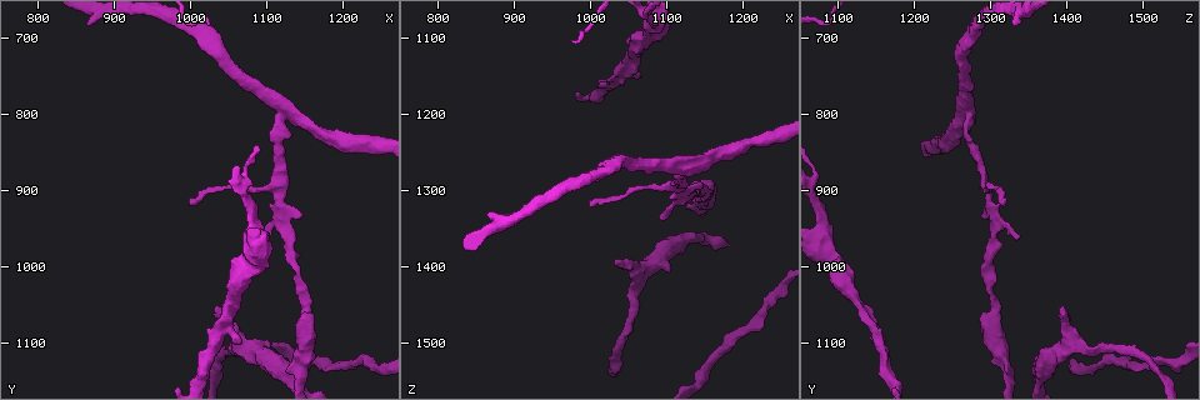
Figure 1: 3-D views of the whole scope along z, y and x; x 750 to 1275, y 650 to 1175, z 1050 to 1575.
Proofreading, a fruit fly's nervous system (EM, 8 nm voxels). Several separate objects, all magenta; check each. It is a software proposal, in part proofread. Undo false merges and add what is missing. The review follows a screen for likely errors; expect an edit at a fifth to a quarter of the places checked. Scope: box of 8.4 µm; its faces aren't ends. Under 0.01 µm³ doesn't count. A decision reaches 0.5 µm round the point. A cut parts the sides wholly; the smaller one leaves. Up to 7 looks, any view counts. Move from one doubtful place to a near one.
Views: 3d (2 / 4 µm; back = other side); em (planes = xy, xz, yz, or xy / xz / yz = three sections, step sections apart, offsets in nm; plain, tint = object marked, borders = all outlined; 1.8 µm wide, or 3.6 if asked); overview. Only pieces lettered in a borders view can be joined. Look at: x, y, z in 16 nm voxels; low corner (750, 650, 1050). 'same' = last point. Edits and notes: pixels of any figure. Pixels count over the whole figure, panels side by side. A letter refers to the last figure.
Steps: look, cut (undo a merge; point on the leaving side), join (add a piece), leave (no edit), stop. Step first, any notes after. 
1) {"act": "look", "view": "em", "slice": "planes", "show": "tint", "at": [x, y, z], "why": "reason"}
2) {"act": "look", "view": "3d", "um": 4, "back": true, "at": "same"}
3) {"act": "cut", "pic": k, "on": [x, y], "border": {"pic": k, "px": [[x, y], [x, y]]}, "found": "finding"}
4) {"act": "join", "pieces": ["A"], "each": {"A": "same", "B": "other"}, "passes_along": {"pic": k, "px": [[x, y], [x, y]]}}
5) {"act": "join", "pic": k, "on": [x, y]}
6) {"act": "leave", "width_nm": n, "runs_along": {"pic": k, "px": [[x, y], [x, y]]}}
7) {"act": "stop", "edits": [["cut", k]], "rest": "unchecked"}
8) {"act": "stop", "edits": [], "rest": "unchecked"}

{"act": "look", "view": "3d", "um": 2, "at": [1070, 1100, 1150]}

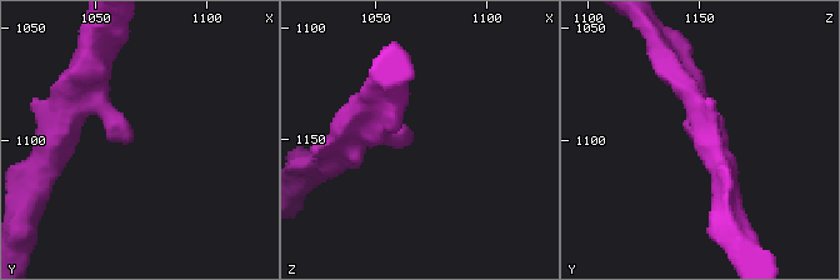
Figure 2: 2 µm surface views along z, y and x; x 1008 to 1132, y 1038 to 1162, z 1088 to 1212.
{"act": "look", "view": "em", "slice": "yz", "step": 4, "show": "borders", "at": [1067, 1099, 1150]}

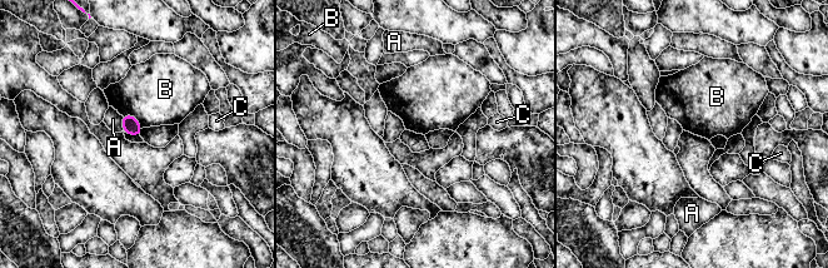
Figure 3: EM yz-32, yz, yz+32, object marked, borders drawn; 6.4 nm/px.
{"act": "leave", "width_nm": 110, "longest_contact_nm": ["B", 160], "each": {"A": "other", "B": "other", "C": "other"}, "found": "none of them fits"}

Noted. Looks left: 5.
{"act": "look", "view": "3d", "um": 2, "at": [1000, 915, 1320], "why": "free end"}

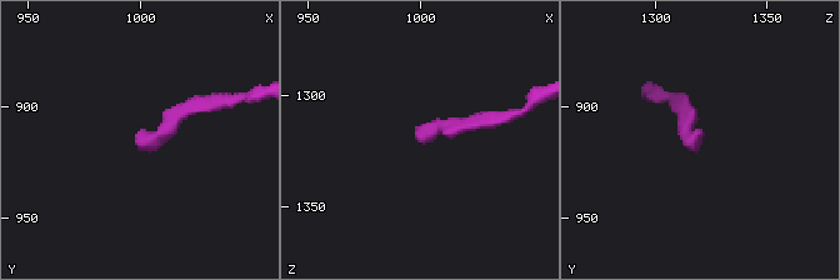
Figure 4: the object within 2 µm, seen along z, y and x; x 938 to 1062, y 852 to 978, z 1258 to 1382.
{"act": "look", "view": "em", "slice": "planes", "show": "borders", "at": [1000, 913, 1322], "why": "need the tissue"}

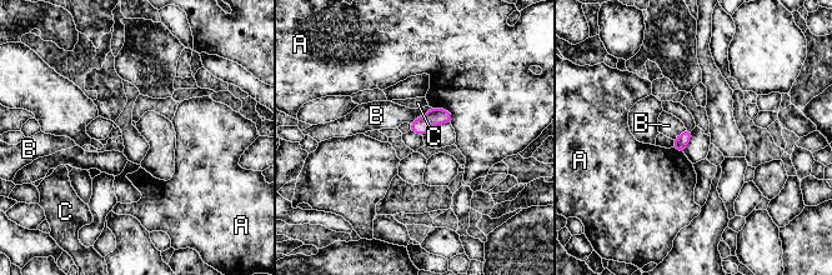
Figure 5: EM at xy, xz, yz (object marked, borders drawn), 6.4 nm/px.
{"act": "leave", "each": {"A": "other", "B": "other", "C": "other"}, "found": "no lettered piece goes on from it"}

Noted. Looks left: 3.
{"act": "look", "view": "em", "slice": "yz", "step": 16, "show": "tint", "at": [1035, 1055, 1400], "why": "branch stops here"}

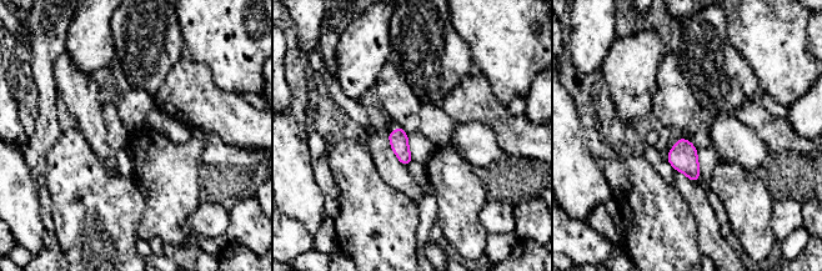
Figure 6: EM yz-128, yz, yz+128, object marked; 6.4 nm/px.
{"act": "look", "view": "em", "slice": "planes", "show": "borders", "at": "same"}

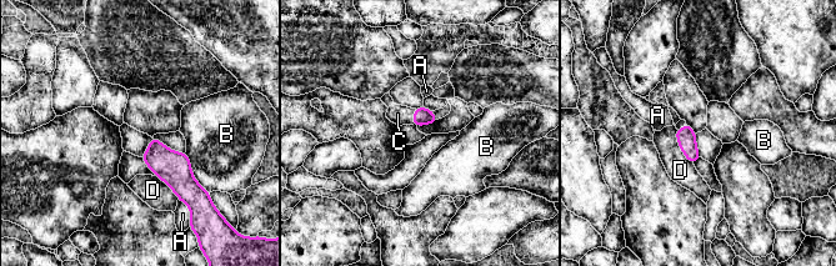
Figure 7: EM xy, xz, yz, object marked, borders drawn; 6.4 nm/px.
{"act": "join", "pieces": ["C"], "longest_contact_nm": ["B", 280], "each": {"A": "other", "B": "other", "C": "same", "D": "other"}, "passes_along": {"pic": 7, "px": [[422, 116], [414, 116], [400, 115]]}, "found": "the neuron continues"}

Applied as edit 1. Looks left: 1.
{"act": "stop", "edits": [["join", 7]], "rest": "unchecked"}

